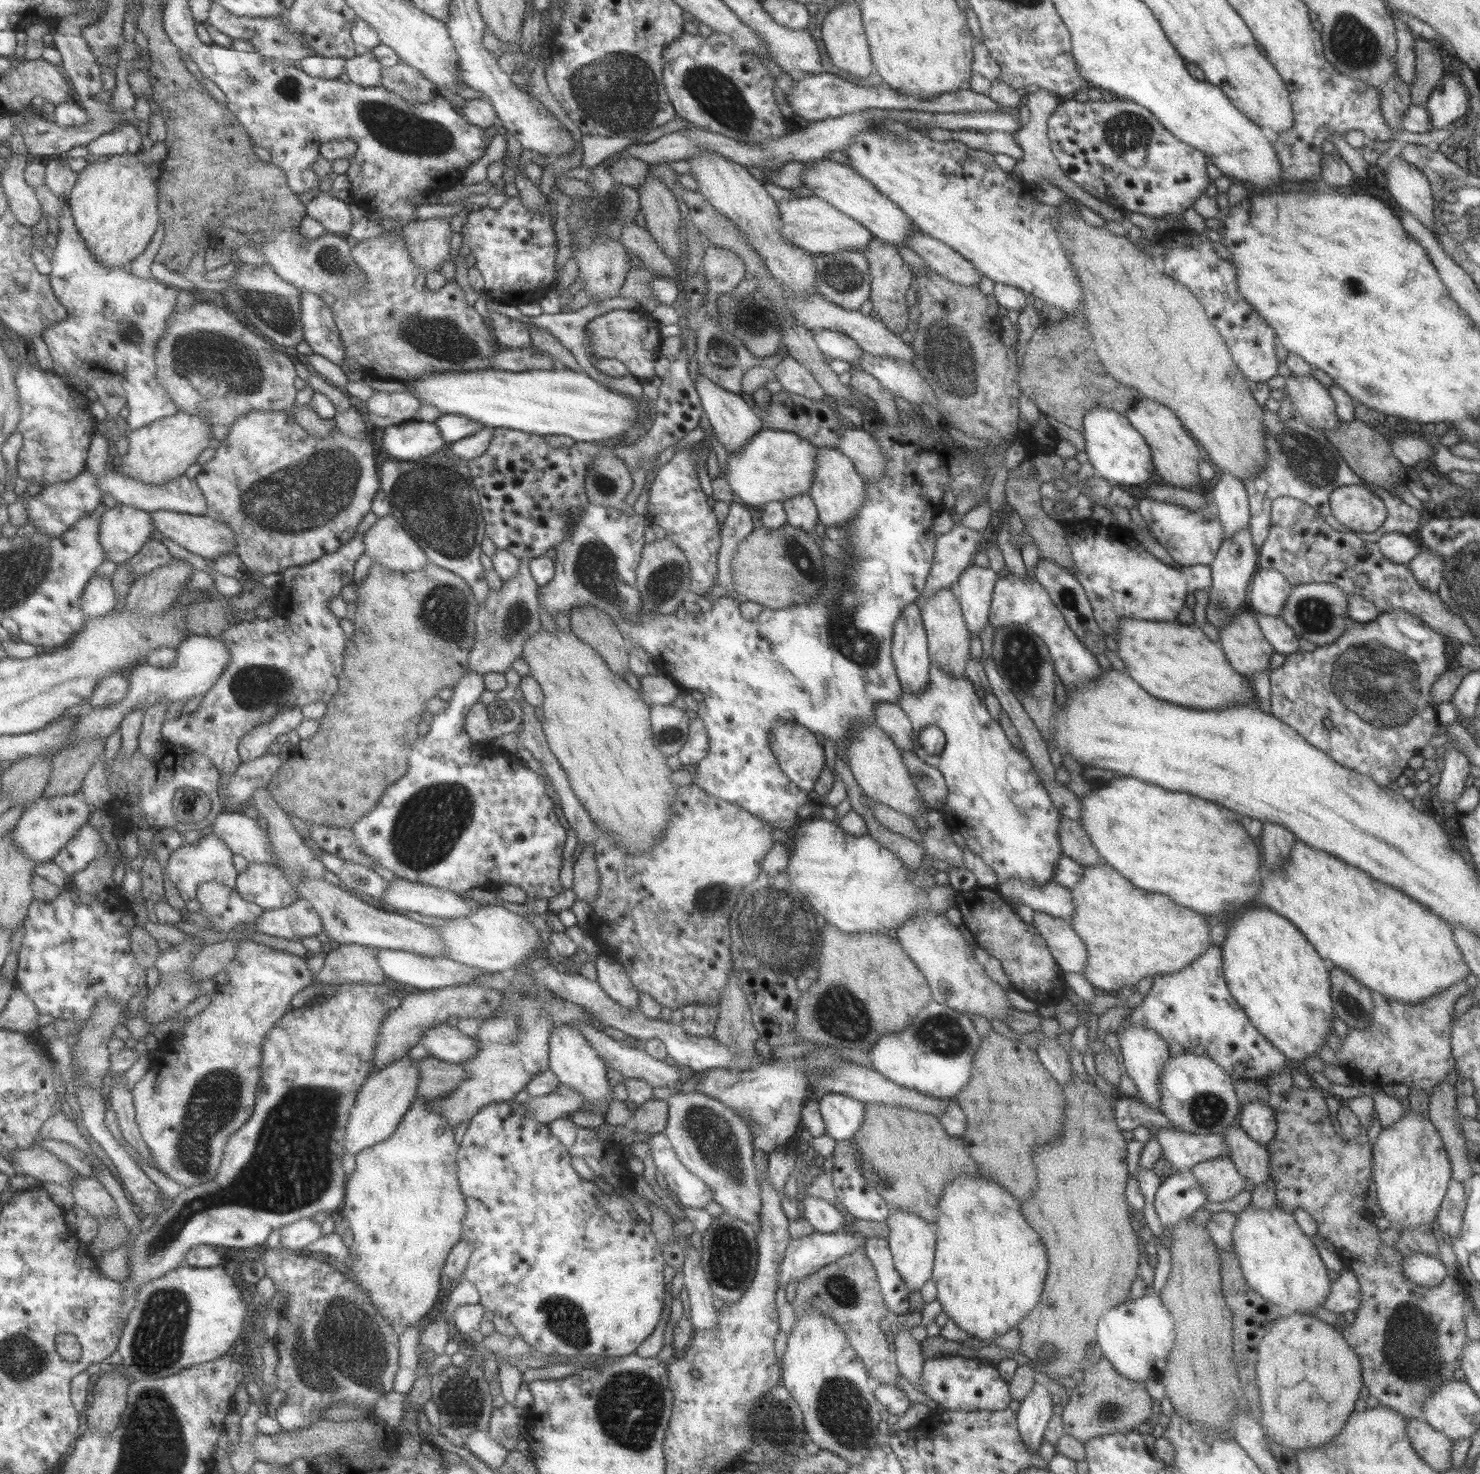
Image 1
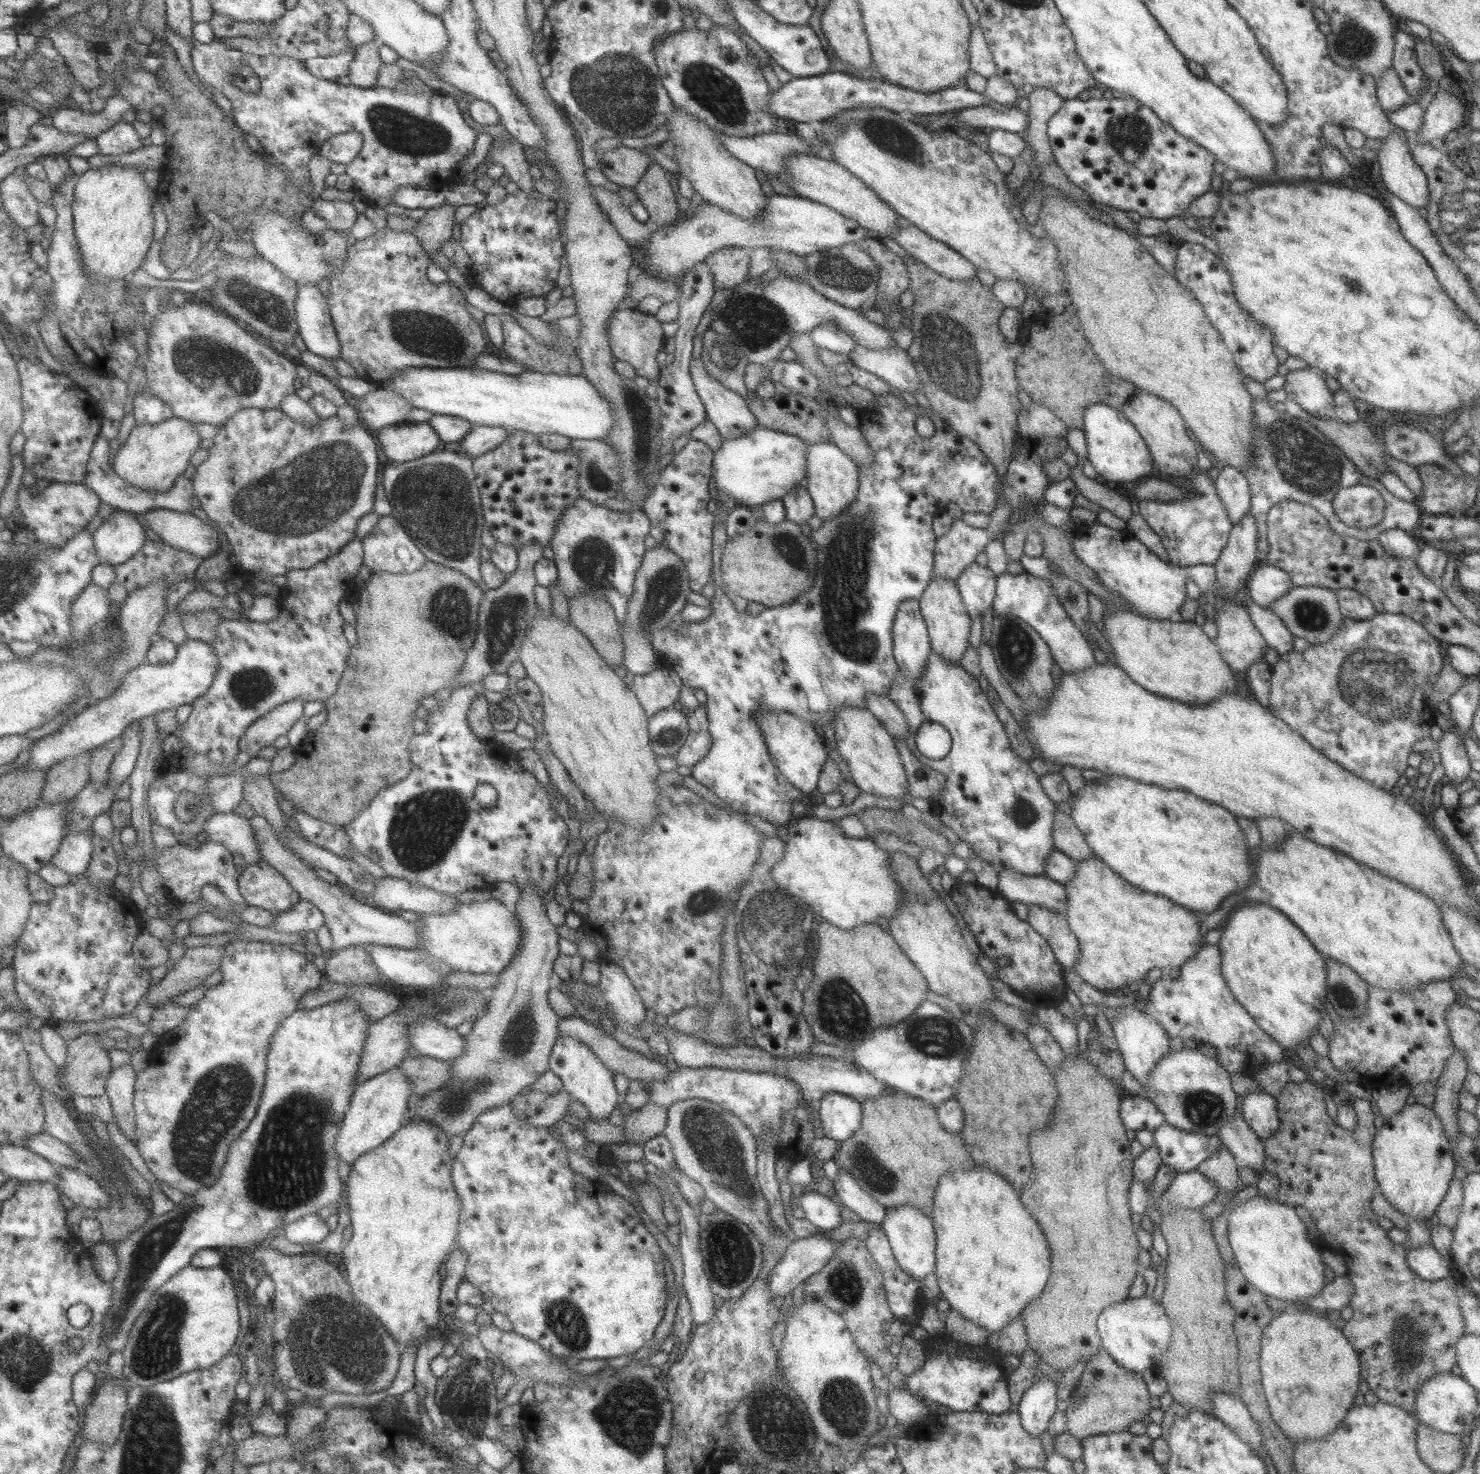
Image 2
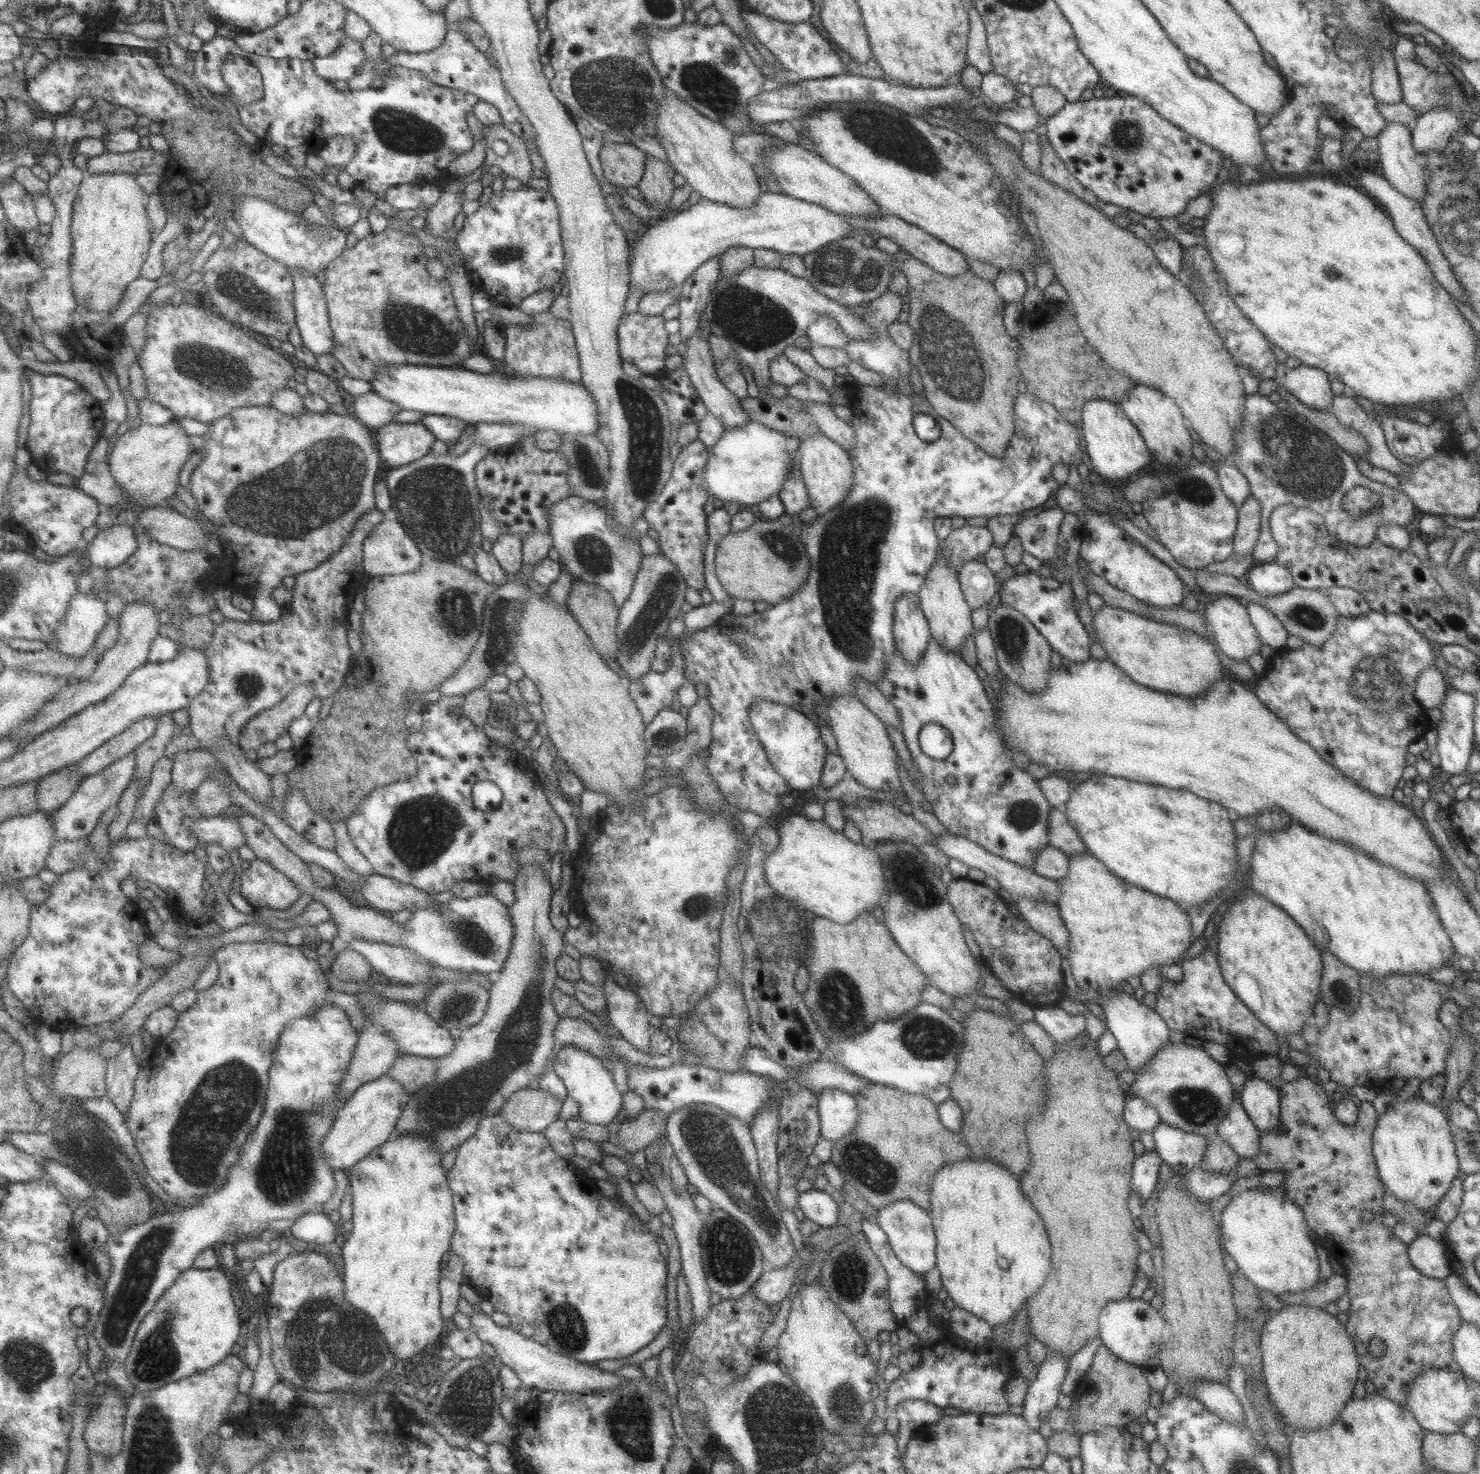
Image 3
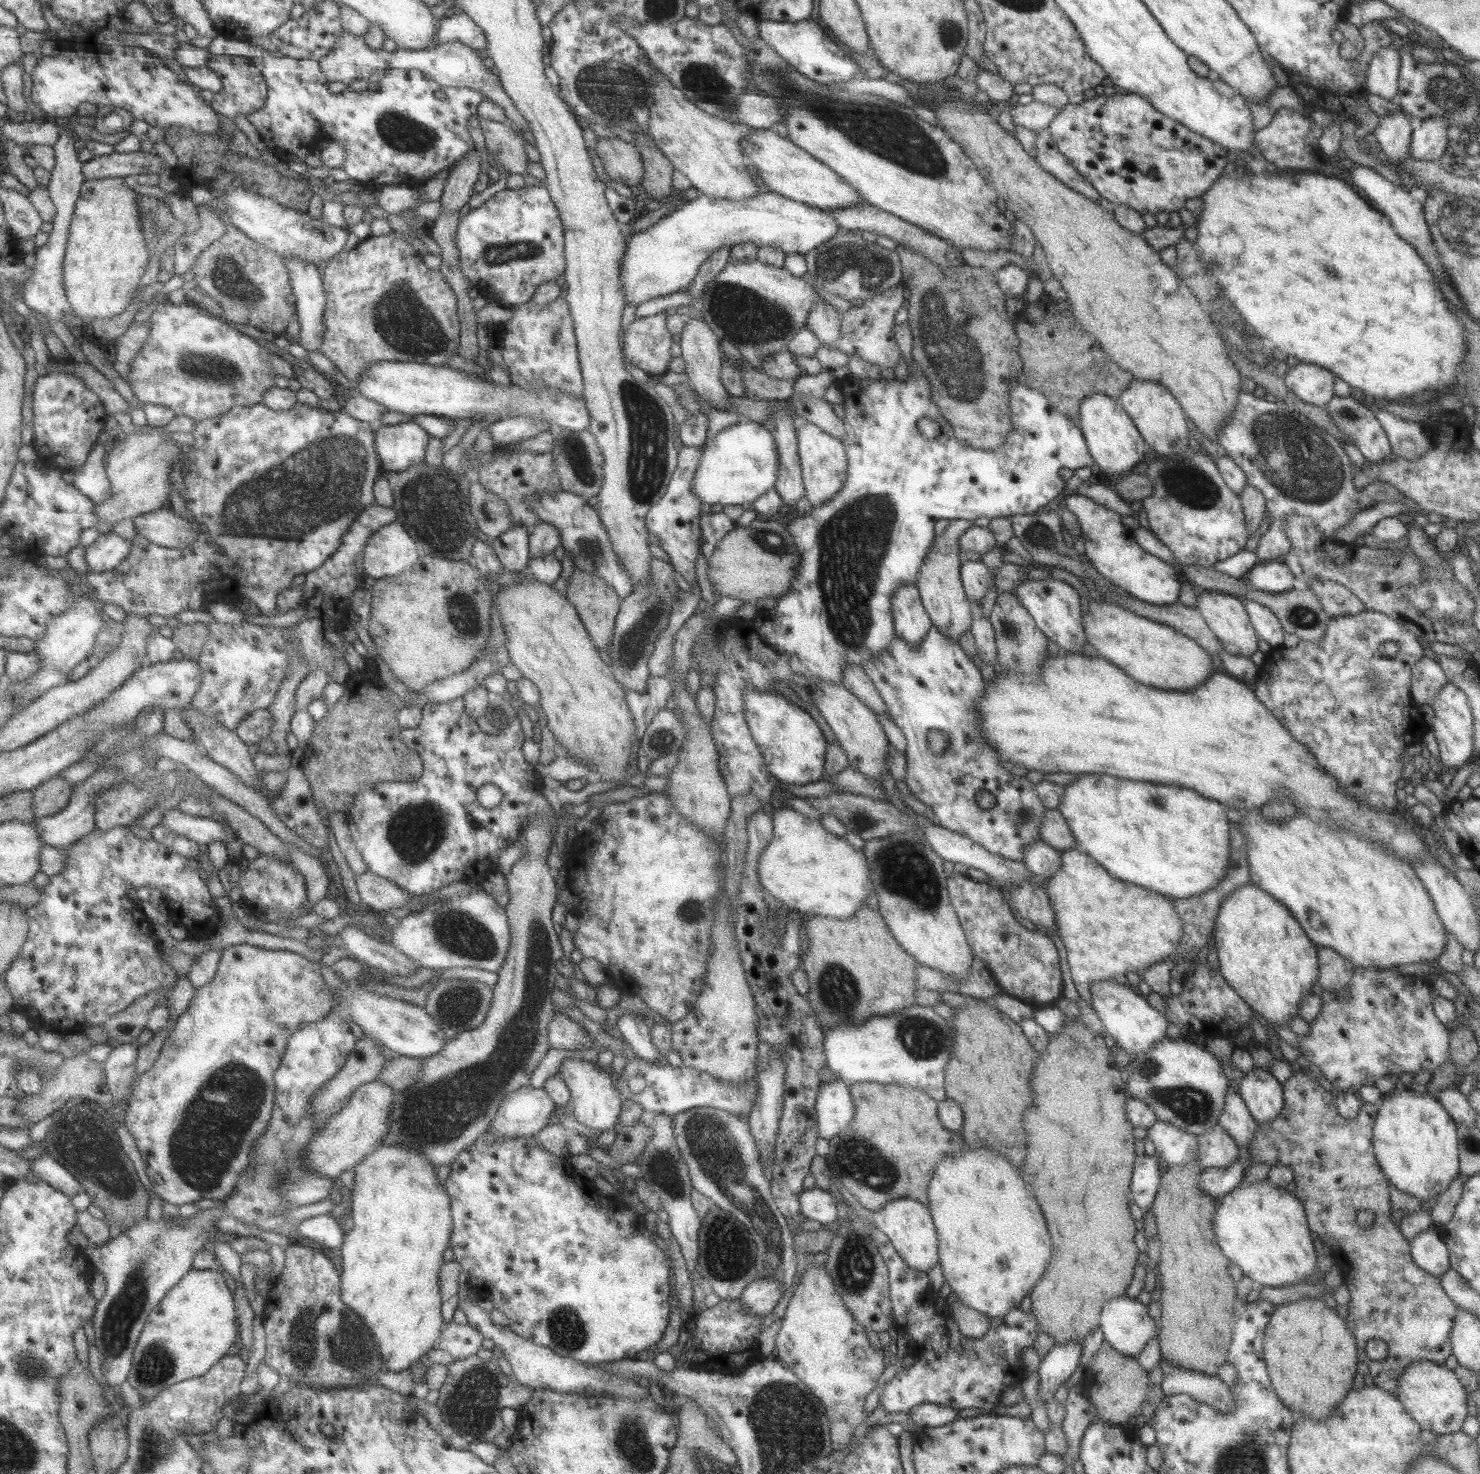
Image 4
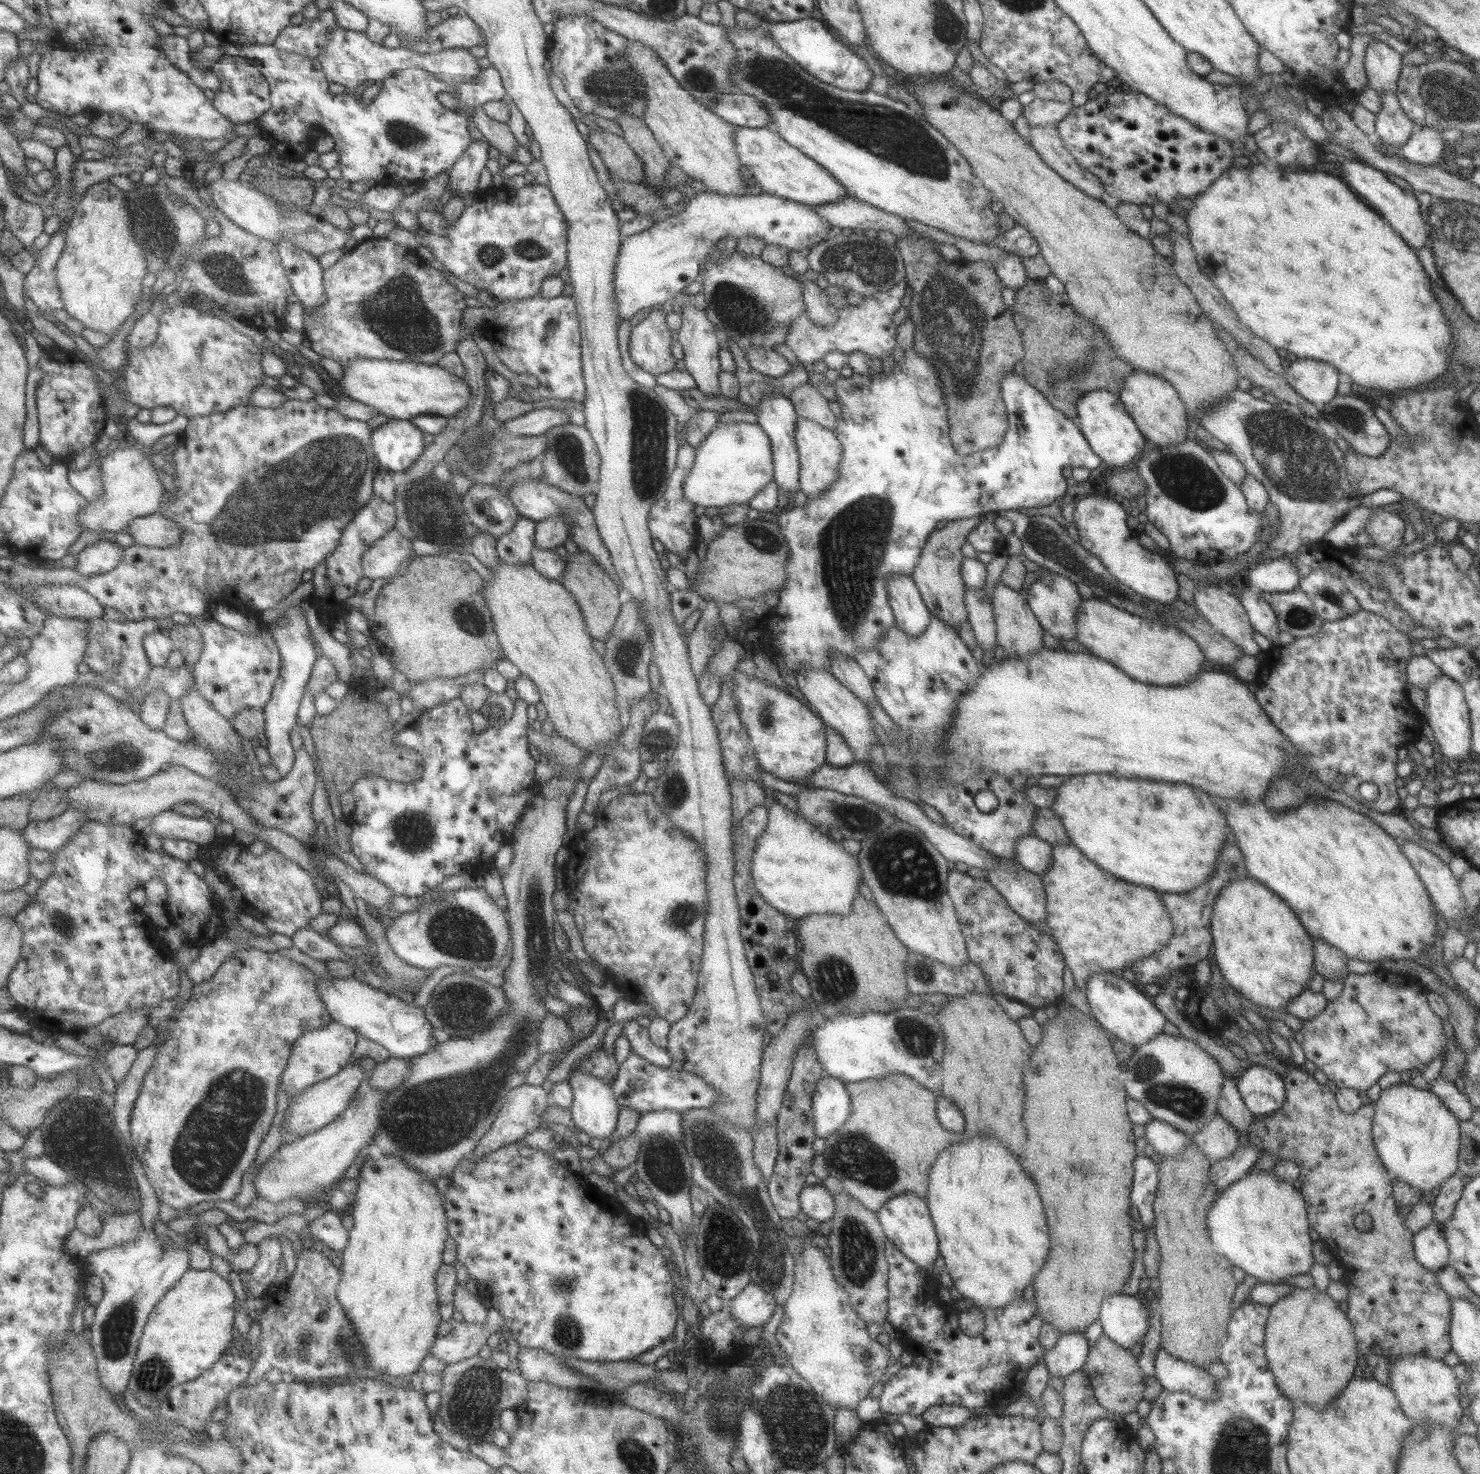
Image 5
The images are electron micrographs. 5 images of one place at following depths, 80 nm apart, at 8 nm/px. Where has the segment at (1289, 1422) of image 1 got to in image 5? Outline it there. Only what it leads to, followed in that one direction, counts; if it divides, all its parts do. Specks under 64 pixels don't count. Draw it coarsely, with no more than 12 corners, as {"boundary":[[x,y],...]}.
{"boundary":[[1295,1288],[1263,1344],[1280,1394],[1321,1410],[1360,1361],[1346,1314]]}

